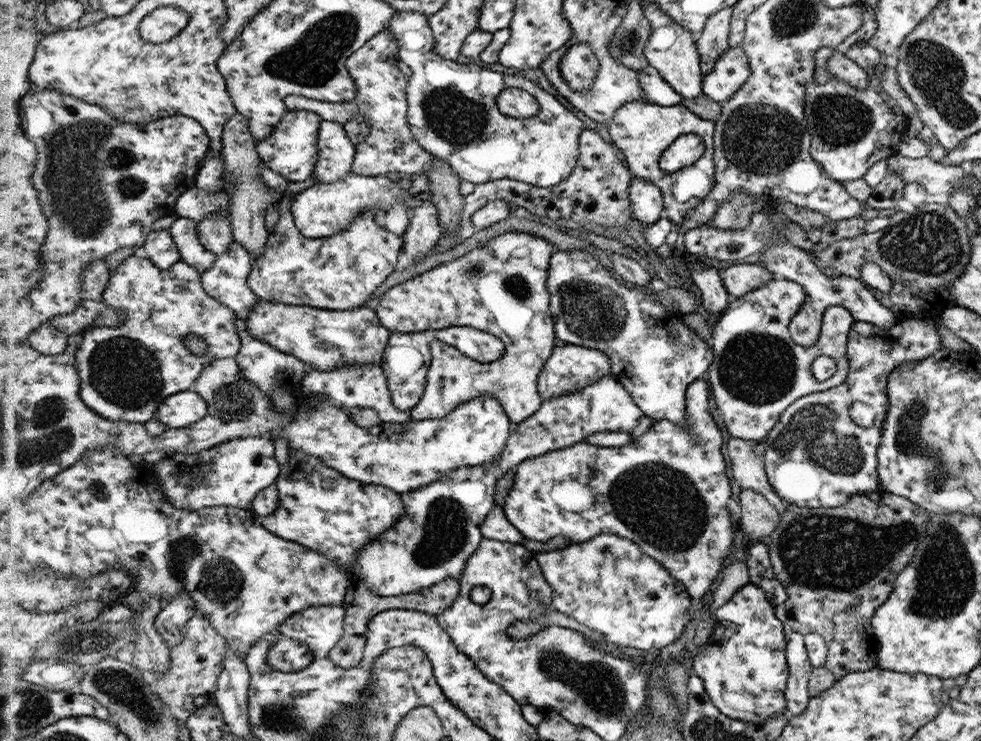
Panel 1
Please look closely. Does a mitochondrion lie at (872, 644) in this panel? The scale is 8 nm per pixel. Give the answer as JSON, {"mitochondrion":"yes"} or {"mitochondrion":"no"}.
{"mitochondrion":"no"}

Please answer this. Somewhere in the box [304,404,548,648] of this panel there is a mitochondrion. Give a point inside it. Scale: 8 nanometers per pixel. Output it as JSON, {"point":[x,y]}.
{"point":[446,529]}

